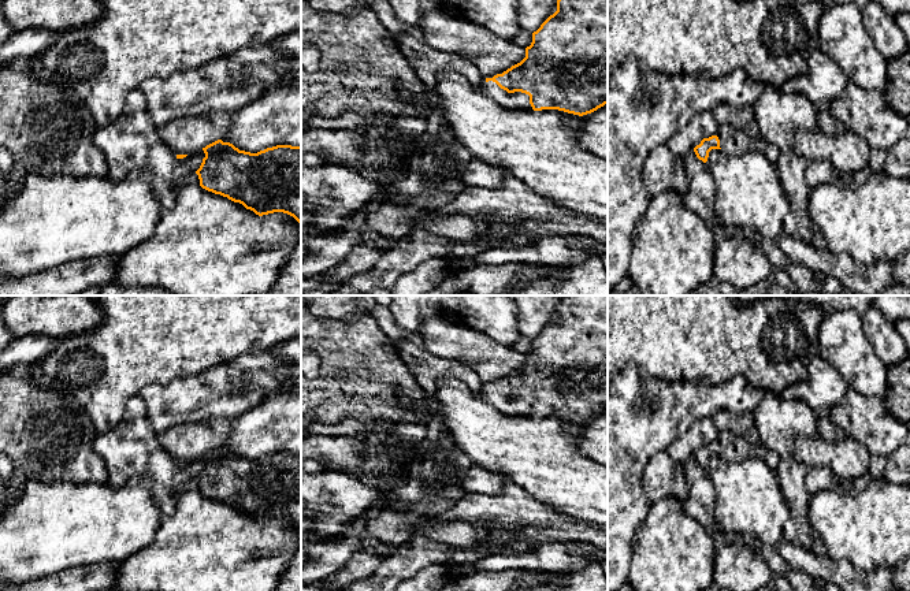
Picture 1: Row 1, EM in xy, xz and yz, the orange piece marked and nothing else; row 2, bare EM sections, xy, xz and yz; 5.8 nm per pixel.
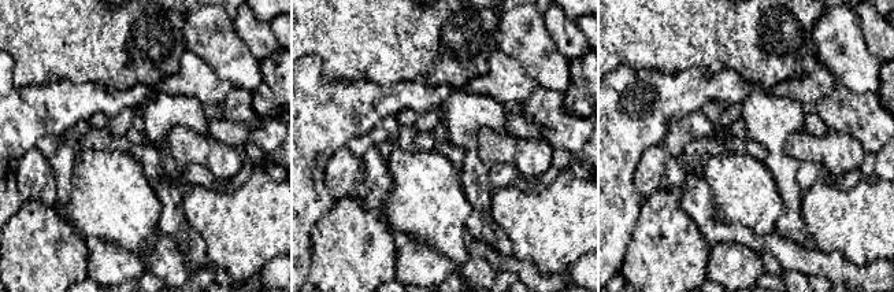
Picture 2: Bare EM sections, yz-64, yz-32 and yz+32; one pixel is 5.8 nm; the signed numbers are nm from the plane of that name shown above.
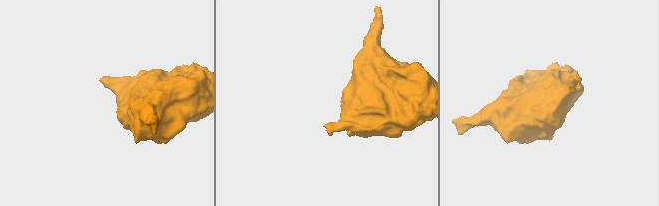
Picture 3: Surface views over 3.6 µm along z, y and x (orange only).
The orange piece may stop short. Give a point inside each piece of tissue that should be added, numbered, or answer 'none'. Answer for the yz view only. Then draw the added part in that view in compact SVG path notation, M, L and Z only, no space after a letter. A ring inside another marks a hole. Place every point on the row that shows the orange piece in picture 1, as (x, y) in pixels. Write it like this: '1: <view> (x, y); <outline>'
1: yz (731, 138); M721 124L717 137L720 140L720 148L725 150L754 150L764 155L772 163L776 163L779 157L779 149L776 145L761 137L750 138L743 130L735 129L731 124Z

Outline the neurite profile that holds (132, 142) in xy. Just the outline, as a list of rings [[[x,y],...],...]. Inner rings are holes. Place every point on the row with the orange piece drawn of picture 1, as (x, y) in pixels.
[[[138,88],[127,94],[122,114],[114,122],[96,129],[93,142],[105,156],[108,179],[120,182],[131,171],[149,171],[161,208],[175,208],[172,171],[178,159],[148,116],[146,100]]]

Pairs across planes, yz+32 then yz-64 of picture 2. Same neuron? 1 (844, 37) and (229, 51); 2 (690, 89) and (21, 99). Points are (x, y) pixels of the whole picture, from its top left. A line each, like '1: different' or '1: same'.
1: same
2: same

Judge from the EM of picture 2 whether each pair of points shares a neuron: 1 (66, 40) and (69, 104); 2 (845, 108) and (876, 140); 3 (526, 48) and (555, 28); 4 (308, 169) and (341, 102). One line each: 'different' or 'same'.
1: different
2: same
3: different
4: same

